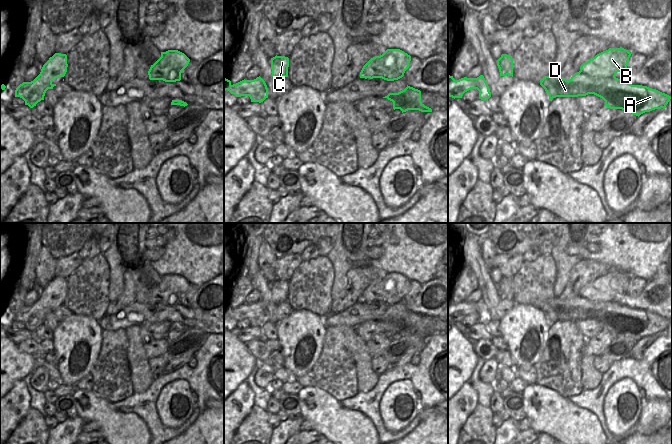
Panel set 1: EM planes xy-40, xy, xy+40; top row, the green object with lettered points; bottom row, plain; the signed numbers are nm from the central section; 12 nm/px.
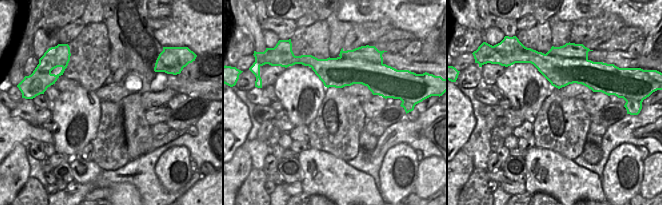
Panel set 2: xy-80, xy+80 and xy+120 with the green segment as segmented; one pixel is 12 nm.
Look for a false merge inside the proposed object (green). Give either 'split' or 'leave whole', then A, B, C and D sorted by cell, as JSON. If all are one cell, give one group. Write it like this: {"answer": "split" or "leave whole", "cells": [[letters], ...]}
{"answer": "split", "cells": [["A", "B", "D"], ["C"]]}

